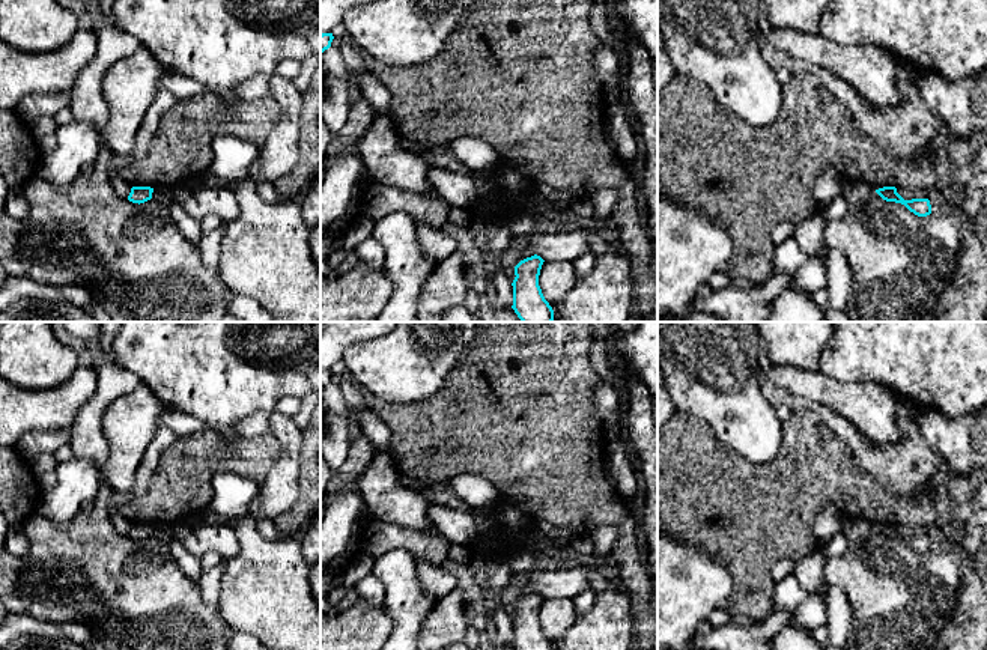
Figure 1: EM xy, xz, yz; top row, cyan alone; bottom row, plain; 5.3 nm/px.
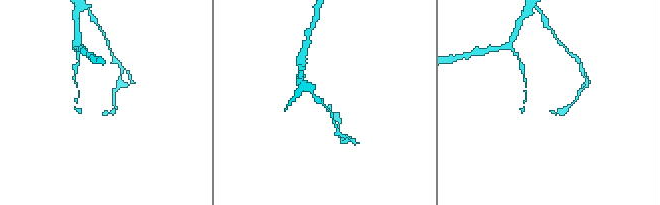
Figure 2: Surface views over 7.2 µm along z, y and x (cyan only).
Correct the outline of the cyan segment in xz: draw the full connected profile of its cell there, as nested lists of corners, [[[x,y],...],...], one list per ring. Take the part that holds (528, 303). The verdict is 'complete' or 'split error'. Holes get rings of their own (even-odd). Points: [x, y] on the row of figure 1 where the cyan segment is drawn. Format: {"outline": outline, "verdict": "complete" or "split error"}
{"outline": [[[537,254],[521,260],[515,266],[513,305],[522,322],[552,322],[554,310],[545,299],[539,286],[543,259]]], "verdict": "complete"}

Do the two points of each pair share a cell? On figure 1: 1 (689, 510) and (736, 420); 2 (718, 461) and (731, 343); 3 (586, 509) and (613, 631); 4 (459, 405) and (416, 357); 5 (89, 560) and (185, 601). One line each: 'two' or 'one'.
1: two
2: two
3: two
4: two
5: one

